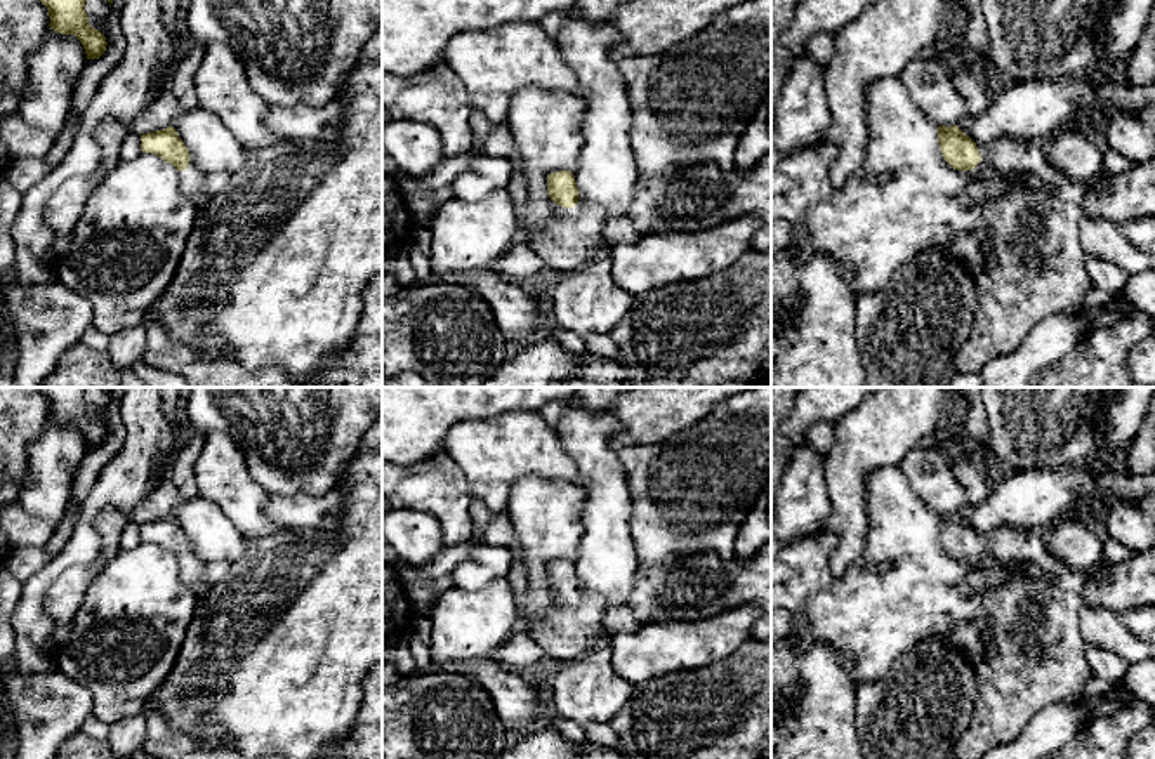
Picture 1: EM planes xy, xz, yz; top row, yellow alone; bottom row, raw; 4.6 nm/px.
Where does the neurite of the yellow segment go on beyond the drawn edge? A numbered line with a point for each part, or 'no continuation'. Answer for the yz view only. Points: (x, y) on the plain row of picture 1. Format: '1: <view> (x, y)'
1: yz (1036, 655)

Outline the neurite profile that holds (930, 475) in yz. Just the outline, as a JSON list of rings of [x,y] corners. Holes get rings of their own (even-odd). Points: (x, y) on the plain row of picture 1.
[[[915,446],[900,467],[914,492],[938,514],[954,516],[969,504],[964,486],[940,452]]]

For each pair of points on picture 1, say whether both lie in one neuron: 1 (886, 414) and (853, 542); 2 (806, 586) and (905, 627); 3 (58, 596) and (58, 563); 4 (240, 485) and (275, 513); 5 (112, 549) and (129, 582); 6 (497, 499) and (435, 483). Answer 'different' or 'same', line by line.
1: same
2: different
3: different
4: different
5: different
6: different

